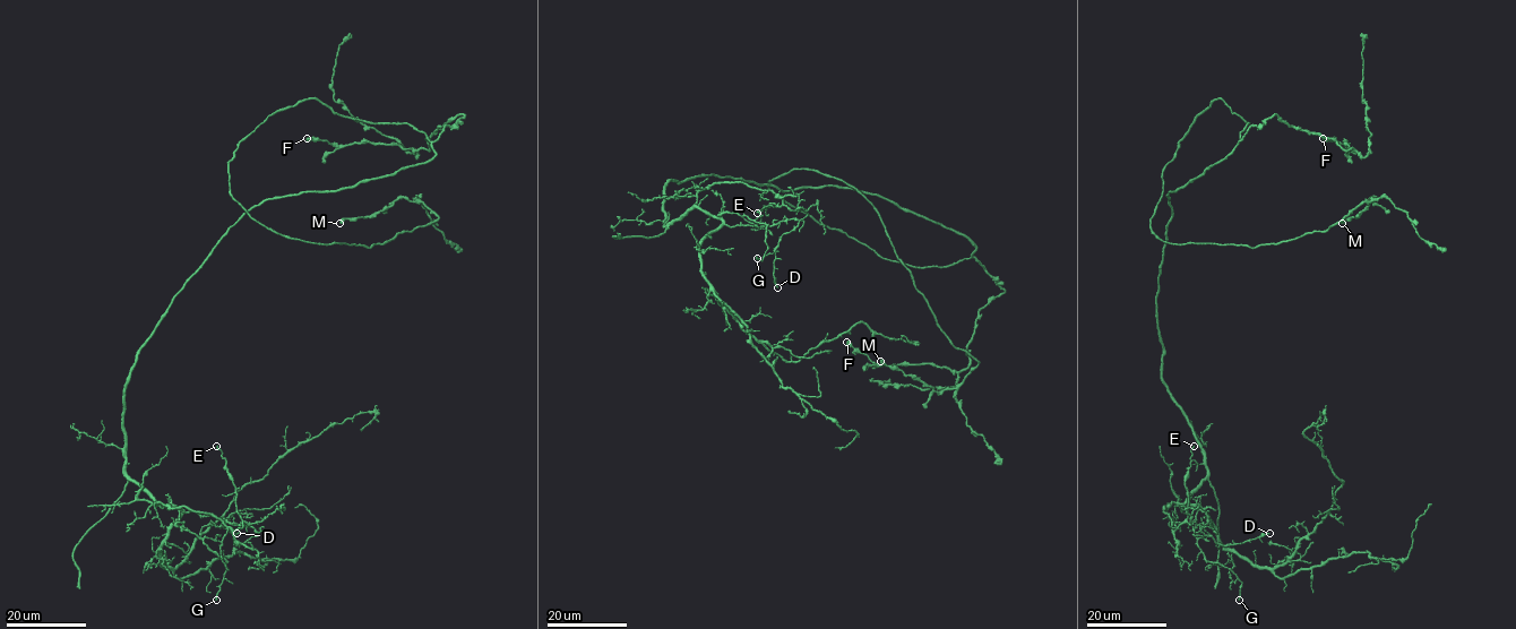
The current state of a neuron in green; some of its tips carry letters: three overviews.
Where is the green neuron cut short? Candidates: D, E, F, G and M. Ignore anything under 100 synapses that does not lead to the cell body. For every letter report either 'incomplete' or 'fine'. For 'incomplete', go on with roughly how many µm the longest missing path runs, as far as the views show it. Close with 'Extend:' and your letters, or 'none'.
D: fine
E: fine
F: fine
G: fine
M: fine
Extend: none

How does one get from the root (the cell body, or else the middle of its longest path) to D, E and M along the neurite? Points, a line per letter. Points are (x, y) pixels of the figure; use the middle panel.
D: (875, 195), (715, 174), (665, 184), (666, 225), (695, 207), (730, 226), (795, 218), (775, 250), (777, 287)
E: (875, 195), (715, 174), (665, 184), (666, 225), (721, 182), (783, 197), (757, 213)
M: (875, 195), (973, 255), (885, 259), (769, 181), (808, 169), (854, 187), (978, 363), (936, 391), (880, 361)

